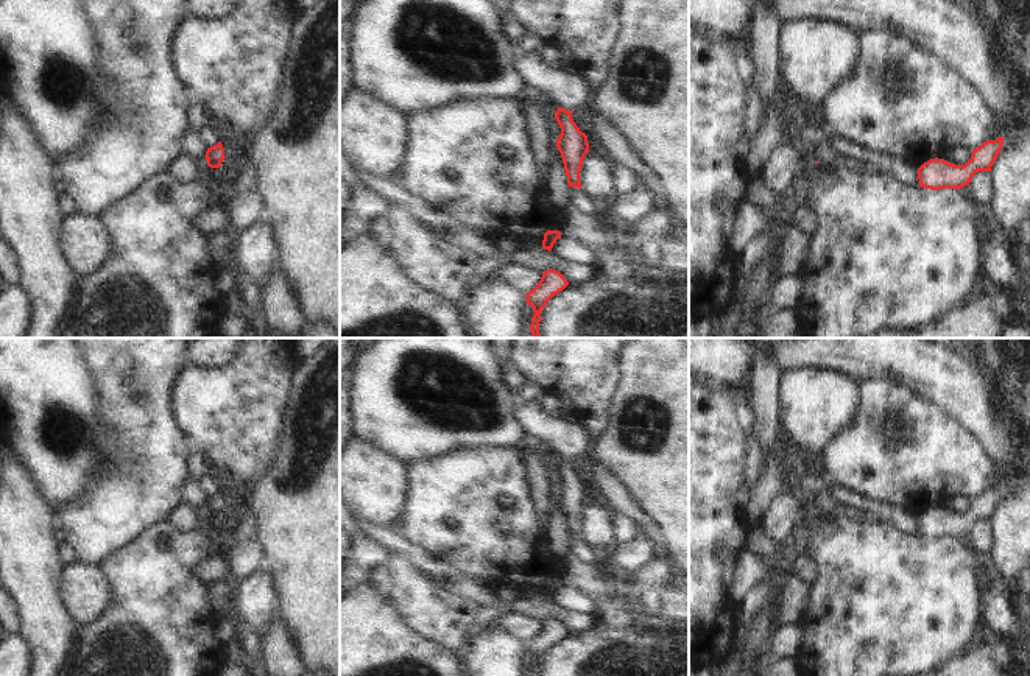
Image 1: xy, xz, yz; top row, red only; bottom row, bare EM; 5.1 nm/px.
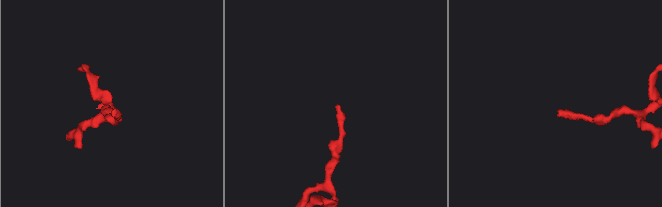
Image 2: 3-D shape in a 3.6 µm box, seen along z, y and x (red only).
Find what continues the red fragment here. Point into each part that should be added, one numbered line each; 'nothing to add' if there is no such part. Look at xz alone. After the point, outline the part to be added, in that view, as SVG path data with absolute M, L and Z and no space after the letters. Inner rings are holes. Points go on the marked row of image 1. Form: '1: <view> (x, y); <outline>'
1: xz (569, 91); M539 53L519 55L514 69L527 86L547 93L556 107L575 111L587 104L592 97L592 89L584 78L572 69L556 70L547 65Z

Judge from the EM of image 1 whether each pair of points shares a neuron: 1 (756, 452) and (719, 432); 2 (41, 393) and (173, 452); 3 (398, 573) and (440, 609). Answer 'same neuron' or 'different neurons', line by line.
1: different neurons
2: different neurons
3: same neuron

